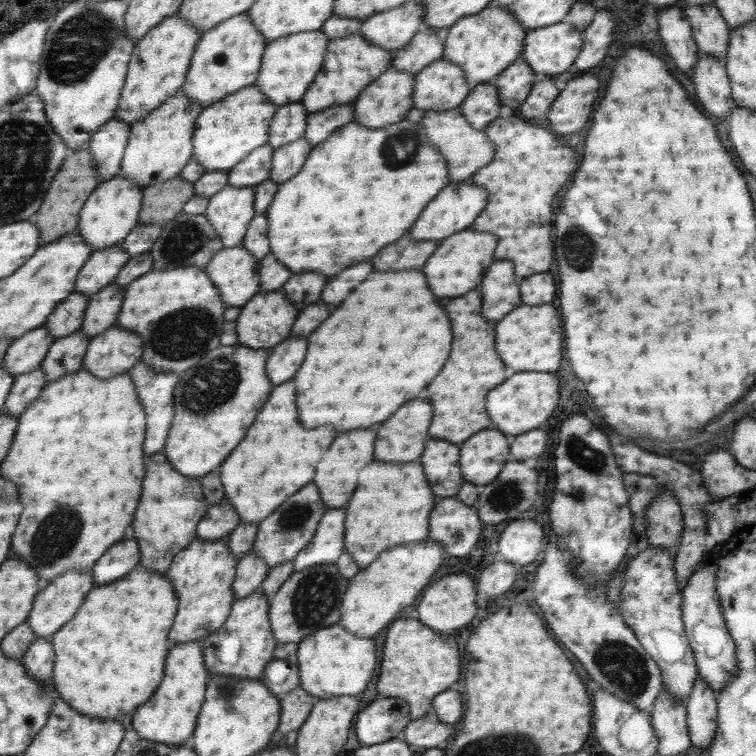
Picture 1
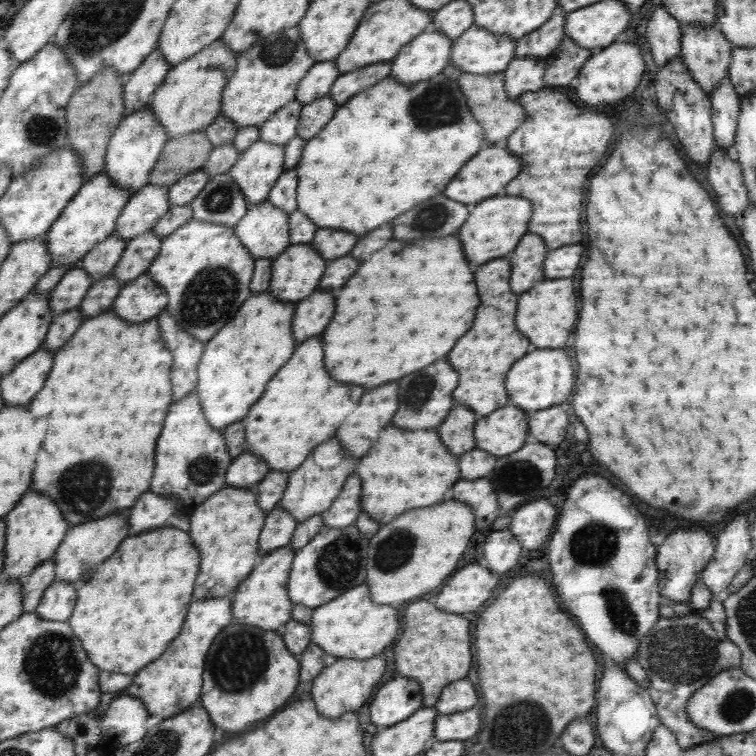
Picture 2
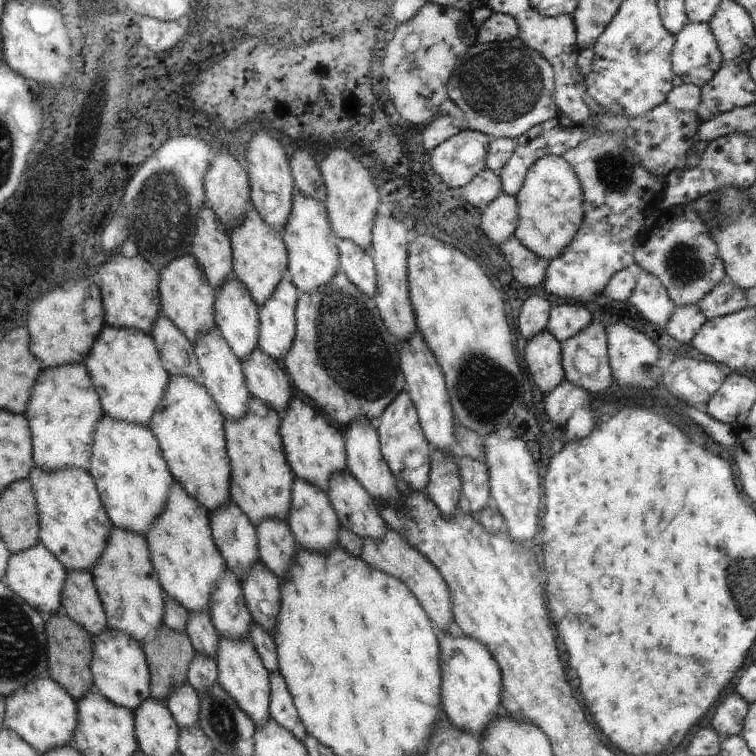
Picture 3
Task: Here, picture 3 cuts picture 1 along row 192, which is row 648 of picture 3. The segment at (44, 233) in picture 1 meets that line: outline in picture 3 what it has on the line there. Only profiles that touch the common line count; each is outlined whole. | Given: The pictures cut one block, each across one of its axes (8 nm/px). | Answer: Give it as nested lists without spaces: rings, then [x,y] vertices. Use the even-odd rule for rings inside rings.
[[[61,610],[45,618],[44,634],[47,644],[47,675],[60,684],[74,700],[93,690],[93,676],[89,665],[94,638],[91,632]]]

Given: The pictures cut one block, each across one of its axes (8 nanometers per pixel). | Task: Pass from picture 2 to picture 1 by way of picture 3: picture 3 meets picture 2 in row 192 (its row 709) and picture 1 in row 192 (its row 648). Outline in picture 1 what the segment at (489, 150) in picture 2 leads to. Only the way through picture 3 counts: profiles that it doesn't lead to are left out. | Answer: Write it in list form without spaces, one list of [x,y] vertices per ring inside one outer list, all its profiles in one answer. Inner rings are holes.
[[[449,181],[449,183],[434,197],[432,202],[422,210],[420,218],[412,226],[412,238],[422,241],[442,241],[443,238],[461,230],[470,228],[474,224],[476,216],[484,210],[488,204],[488,194],[486,190],[476,186],[471,181]]]

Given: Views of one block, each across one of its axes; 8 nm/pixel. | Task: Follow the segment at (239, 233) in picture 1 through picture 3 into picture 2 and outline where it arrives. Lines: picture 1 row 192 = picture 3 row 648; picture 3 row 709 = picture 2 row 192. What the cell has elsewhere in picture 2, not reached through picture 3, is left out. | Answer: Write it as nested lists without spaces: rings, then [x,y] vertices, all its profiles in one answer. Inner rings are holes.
[[[256,140],[248,150],[239,153],[238,160],[234,163],[228,174],[232,181],[234,181],[234,184],[240,188],[240,192],[242,192],[242,196],[244,196],[244,200],[248,202],[248,205],[256,206],[256,204],[267,200],[270,189],[283,174],[283,164],[284,146]]]

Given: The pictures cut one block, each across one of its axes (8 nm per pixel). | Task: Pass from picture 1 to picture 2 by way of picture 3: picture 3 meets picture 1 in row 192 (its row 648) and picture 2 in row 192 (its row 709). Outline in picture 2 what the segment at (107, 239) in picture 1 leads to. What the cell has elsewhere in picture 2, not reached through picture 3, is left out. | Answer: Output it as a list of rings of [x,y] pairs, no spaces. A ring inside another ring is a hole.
[[[148,105],[132,114],[125,114],[110,136],[104,174],[114,186],[120,186],[124,192],[130,192],[130,195],[134,194],[149,184],[152,167],[156,166],[156,161],[162,154],[162,149],[168,139],[164,126],[156,120],[156,114],[152,114]]]

